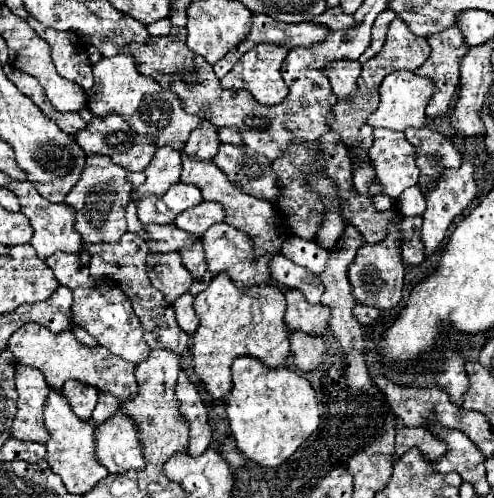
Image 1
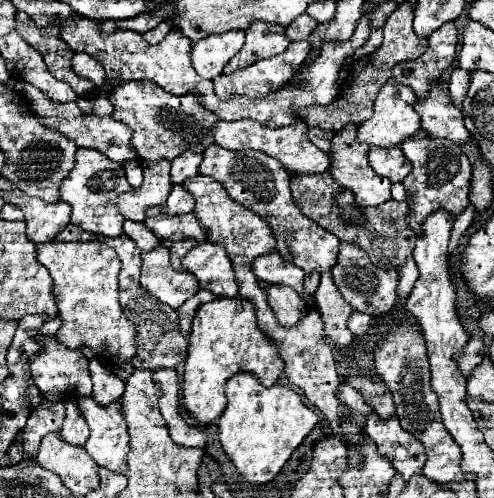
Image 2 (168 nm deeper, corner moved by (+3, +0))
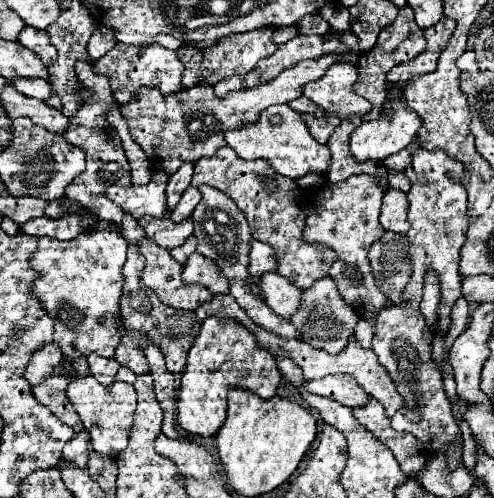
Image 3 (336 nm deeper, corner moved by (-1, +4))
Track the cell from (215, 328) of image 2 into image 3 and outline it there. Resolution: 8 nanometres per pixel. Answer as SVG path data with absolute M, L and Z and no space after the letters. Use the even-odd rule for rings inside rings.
M208 317L190 347L186 371L178 395L178 425L188 435L216 435L226 419L226 395L232 387L250 389L260 397L274 397L280 385L280 369L274 355L260 347L250 329L230 319Z

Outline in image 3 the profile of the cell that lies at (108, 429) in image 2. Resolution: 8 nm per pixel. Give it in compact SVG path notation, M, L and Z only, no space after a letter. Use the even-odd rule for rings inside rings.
M88 375L82 379L74 379L66 395L70 403L74 405L76 413L80 415L84 427L92 435L92 447L96 453L116 457L128 447L128 433L132 429L132 419L134 419L134 409L136 409L136 389L130 383L124 381L114 381L112 385L104 387L96 381L96 377Z

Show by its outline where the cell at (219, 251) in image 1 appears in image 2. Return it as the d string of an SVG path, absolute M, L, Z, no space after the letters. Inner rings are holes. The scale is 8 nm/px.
M204 241L204 243L198 243L182 261L182 267L190 273L196 275L198 283L202 289L206 291L212 291L214 295L218 297L236 297L238 295L238 285L236 285L236 277L232 273L232 263L228 261L228 255L224 253L224 247L222 245L212 245L210 241Z

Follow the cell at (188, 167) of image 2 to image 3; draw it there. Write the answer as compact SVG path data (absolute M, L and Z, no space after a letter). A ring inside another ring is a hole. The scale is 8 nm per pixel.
M182 165L174 175L170 175L168 187L166 187L166 197L168 197L168 211L174 209L174 205L180 201L180 195L186 187L190 187L194 173L194 165Z

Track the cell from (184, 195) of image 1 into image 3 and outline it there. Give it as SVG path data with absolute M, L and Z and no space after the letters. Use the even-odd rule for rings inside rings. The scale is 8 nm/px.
M188 187L188 189L182 193L176 209L172 209L172 213L168 213L168 217L170 217L172 221L176 221L176 223L188 219L188 217L192 215L192 211L196 209L196 205L200 203L200 199L202 199L200 191L198 191L196 187Z

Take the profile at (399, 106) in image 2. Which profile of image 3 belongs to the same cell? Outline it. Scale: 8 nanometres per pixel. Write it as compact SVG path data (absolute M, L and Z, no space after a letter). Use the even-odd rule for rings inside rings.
M398 93L396 97L392 99L386 99L386 105L384 105L386 113L380 115L376 121L364 121L352 135L350 135L350 153L354 155L356 161L368 161L368 159L374 159L374 161L382 161L386 159L388 155L392 153L398 153L400 149L408 147L418 129L420 129L420 117L418 113L412 113L406 105L404 105L404 95Z

